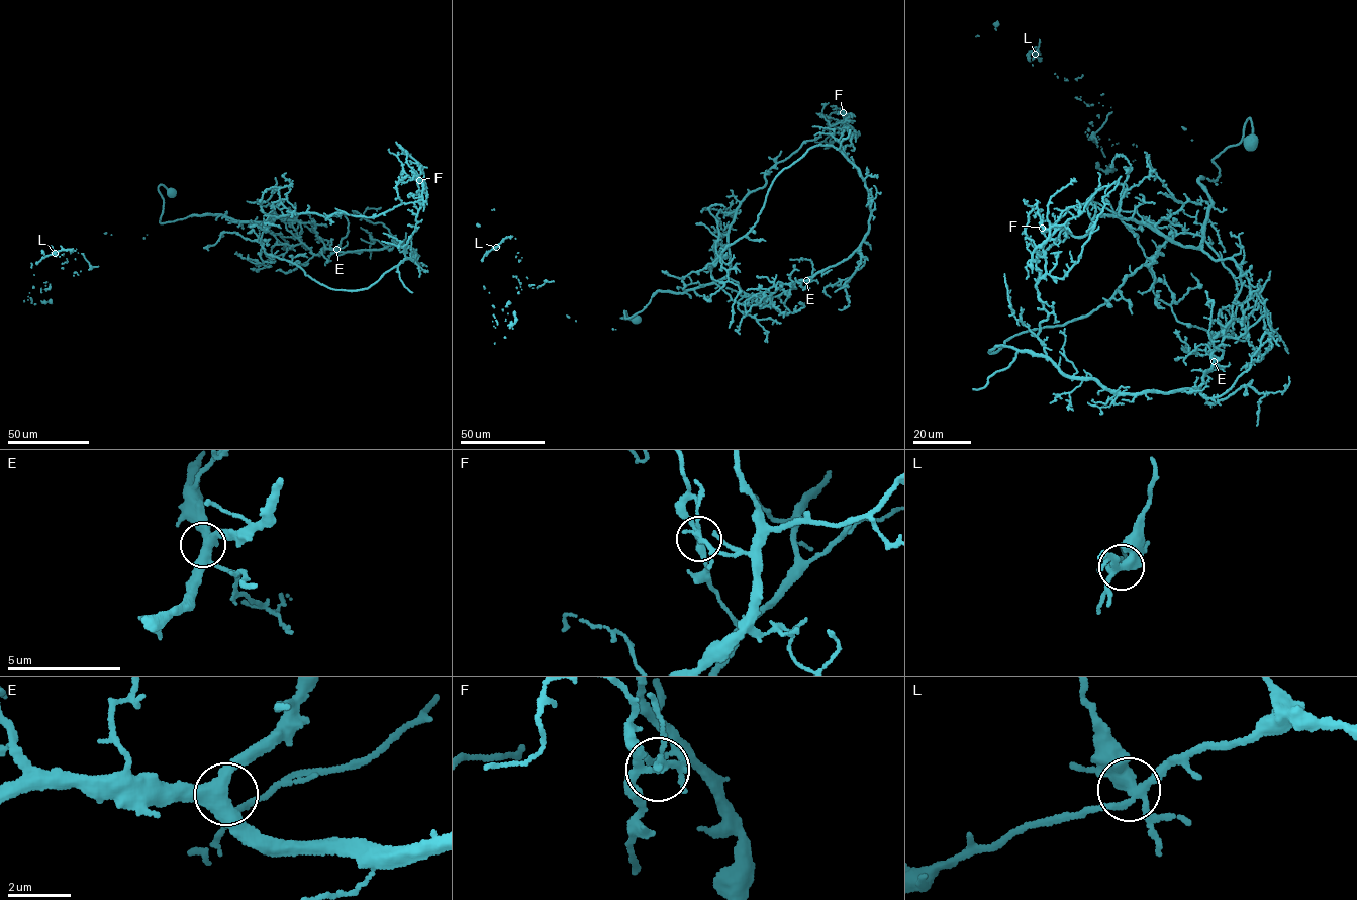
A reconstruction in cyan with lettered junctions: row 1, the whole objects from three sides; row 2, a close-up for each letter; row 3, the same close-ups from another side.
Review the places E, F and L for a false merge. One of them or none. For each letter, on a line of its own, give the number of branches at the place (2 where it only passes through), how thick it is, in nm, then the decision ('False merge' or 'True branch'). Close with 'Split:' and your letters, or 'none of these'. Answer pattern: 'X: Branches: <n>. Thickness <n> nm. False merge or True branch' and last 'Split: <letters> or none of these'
E: Branches: 4. Thickness 440 nm. True branch
F: Branches: 5. Thickness 200 nm. False merge
L: Branches: 4. Thickness 340 nm. True branch
Split: F

